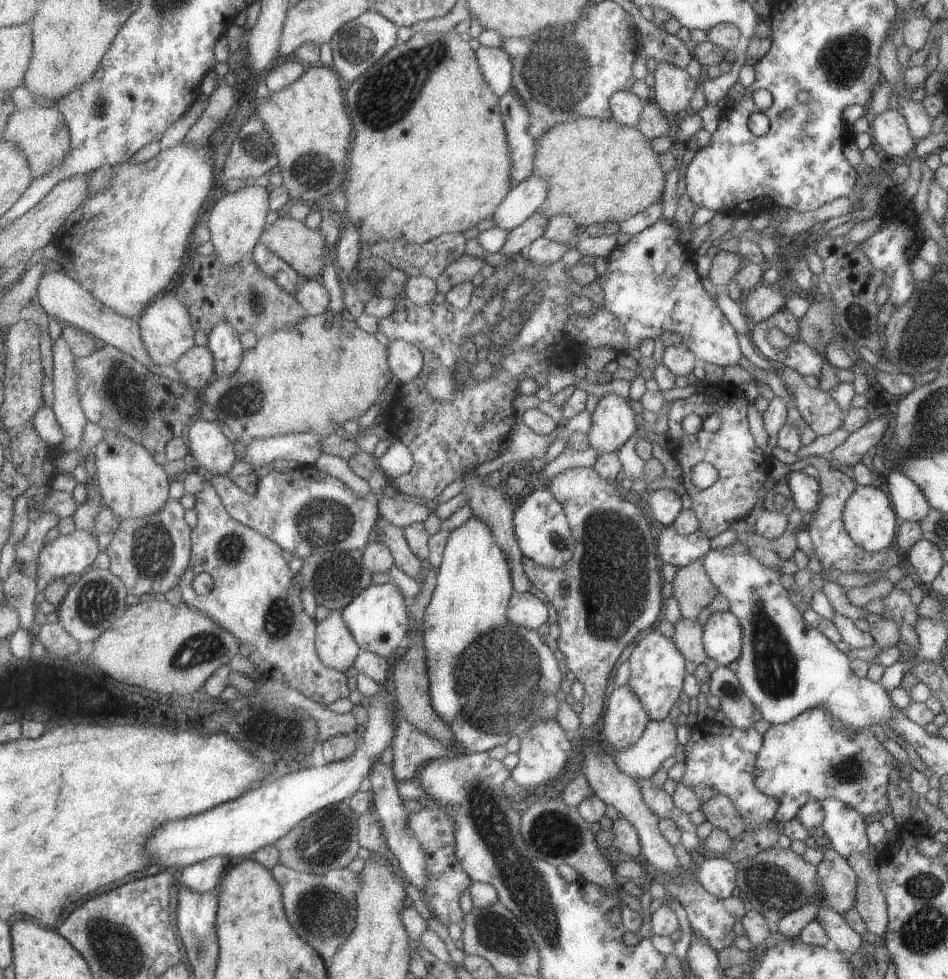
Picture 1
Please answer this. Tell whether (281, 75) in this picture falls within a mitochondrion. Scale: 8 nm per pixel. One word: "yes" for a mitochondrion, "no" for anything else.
no

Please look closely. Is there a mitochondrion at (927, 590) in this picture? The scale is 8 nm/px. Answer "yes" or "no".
no

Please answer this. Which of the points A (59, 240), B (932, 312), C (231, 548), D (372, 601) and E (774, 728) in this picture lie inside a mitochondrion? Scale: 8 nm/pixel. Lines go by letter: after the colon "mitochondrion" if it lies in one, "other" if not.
A: other
B: mitochondrion
C: mitochondrion
D: other
E: other

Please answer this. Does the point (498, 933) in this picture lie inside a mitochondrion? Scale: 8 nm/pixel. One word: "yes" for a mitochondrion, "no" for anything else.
yes

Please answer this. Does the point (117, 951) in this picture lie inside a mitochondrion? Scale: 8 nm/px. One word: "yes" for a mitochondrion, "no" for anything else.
yes

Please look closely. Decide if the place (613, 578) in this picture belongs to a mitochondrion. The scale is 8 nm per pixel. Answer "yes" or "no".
yes

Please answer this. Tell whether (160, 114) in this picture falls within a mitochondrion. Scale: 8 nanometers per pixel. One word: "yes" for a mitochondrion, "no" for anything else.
no

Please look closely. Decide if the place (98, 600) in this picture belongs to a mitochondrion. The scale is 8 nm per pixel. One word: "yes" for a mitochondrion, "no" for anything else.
yes

